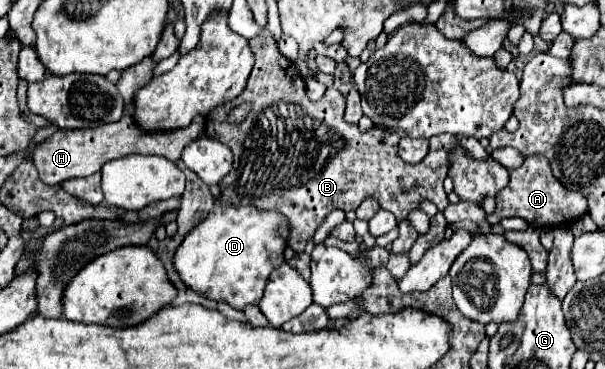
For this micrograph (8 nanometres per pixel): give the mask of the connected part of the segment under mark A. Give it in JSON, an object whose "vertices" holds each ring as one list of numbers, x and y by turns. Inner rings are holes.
{"vertices":[[536,153,536,155,526,157,526,161,518,169,510,171,510,183,502,191,498,191,496,209,494,213,486,215,486,221,492,225,498,225,504,217,520,217,532,227,554,229,558,225,570,225,574,217,582,217,582,213,586,211,588,211,586,197,582,197,582,193,568,191,552,175,548,159]]}

